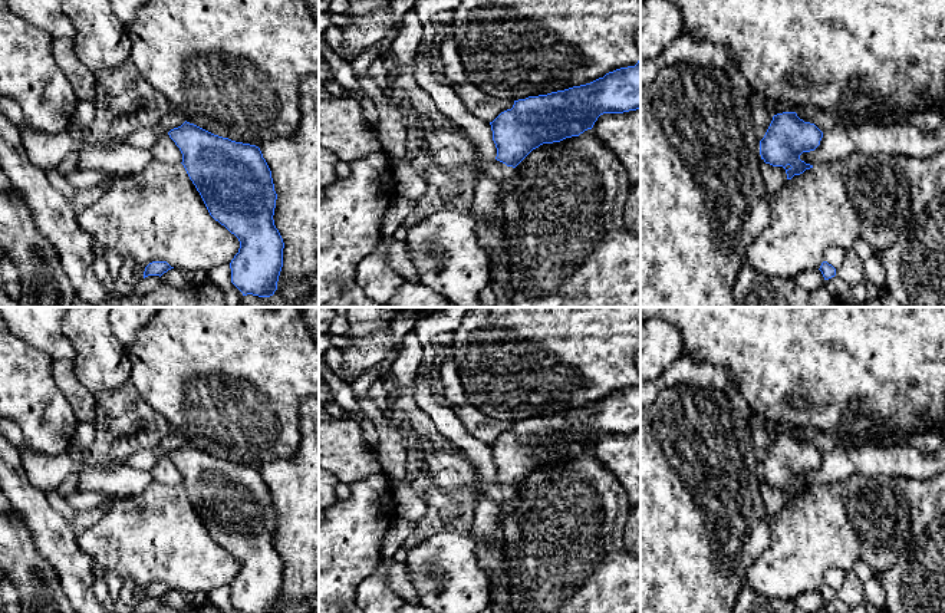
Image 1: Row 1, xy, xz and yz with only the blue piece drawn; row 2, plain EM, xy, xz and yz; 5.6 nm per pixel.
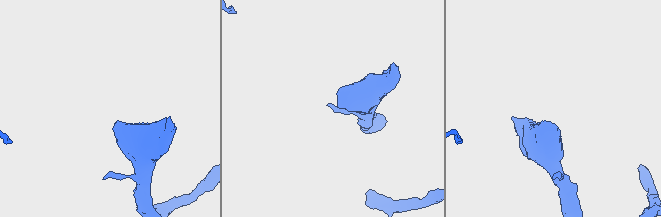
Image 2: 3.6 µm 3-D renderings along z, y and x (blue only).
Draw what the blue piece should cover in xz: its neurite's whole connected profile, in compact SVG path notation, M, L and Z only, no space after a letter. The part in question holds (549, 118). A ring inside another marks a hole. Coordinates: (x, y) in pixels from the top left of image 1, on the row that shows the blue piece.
M641 46L635 66L616 69L586 85L514 100L511 109L501 112L490 122L497 148L495 159L516 168L540 145L560 142L592 129L603 113L623 113L636 109L641 109Z

